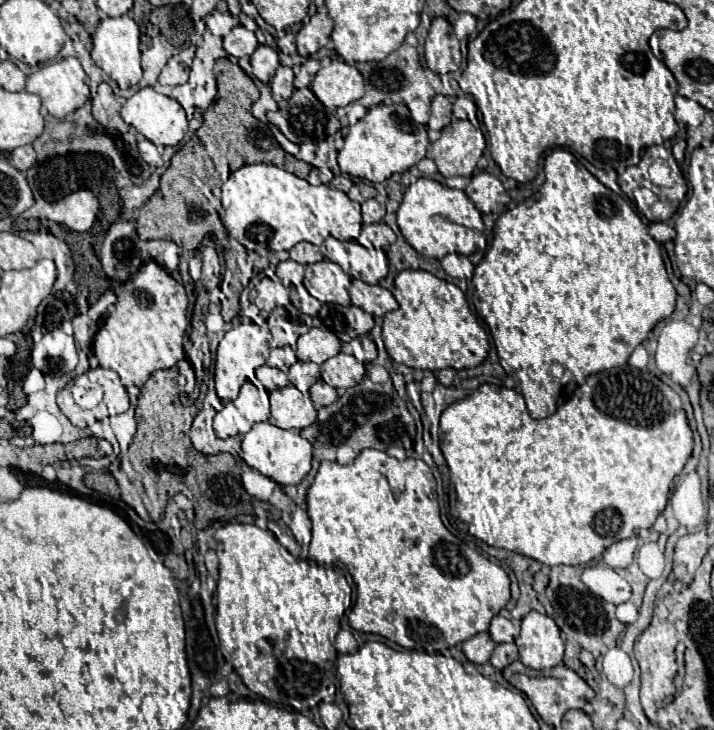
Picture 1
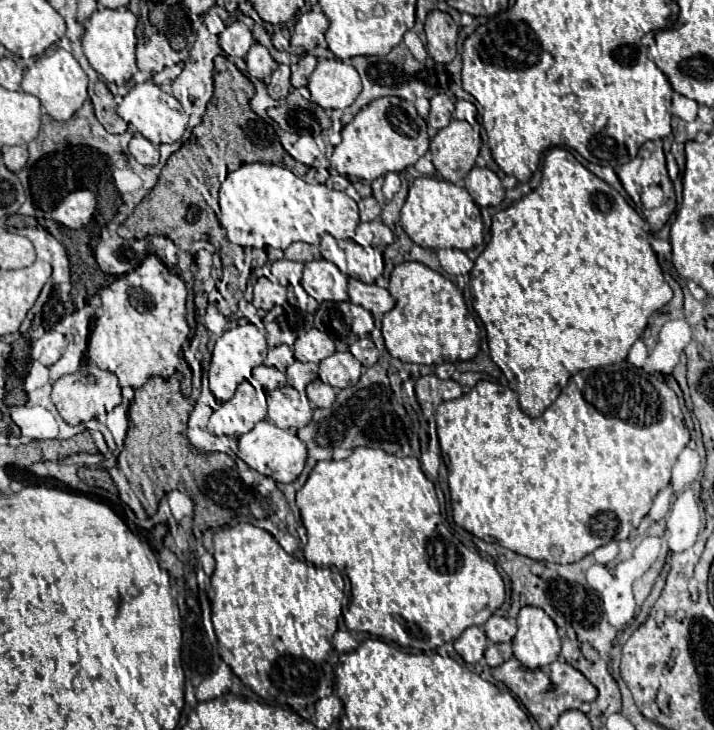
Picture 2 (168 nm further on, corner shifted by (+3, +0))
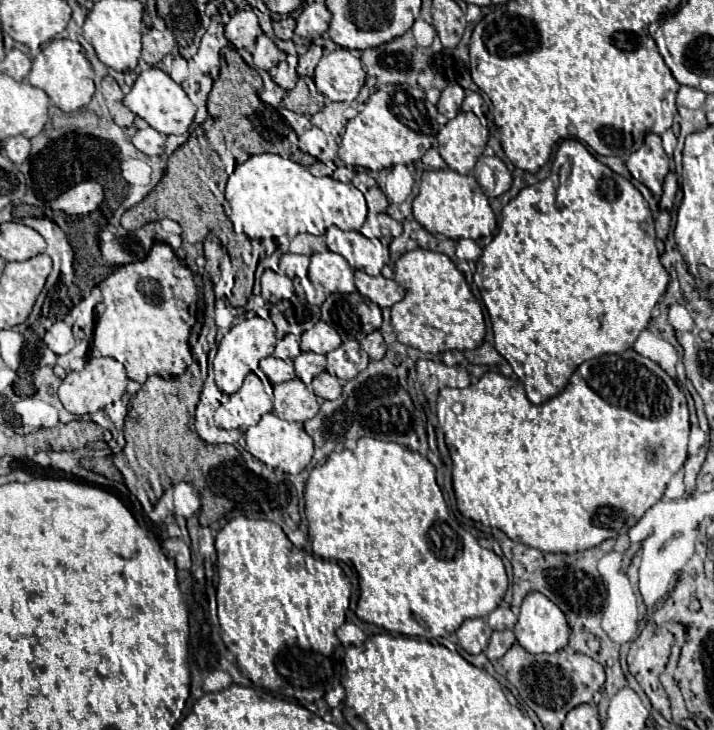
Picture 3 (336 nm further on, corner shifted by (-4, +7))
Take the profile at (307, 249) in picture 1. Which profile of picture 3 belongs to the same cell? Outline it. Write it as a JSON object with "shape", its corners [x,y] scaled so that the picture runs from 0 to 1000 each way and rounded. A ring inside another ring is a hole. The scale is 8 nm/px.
{"shape":[[[417,321],[409,332],[406,332],[406,345],[409,348],[429,348],[437,351],[443,345],[457,345],[457,329],[451,323],[437,323],[437,321]]]}

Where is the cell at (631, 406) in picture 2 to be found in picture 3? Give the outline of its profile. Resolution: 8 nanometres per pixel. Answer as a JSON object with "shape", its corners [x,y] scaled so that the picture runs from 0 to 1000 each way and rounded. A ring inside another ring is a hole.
{"shape":[[[874,479],[871,485],[849,485],[849,488],[818,496],[815,501],[807,504],[796,529],[782,542],[776,542],[768,551],[754,553],[754,556],[748,556],[737,545],[734,526],[723,515],[709,518],[697,510],[681,510],[667,526],[658,526],[655,532],[616,534],[613,578],[625,595],[625,611],[630,616],[633,633],[639,633],[639,638],[633,641],[636,675],[641,699],[647,701],[647,707],[672,716],[679,723],[703,726],[720,742],[731,742],[737,748],[745,748],[745,751],[754,751],[762,756],[784,756],[784,759],[807,759],[807,756],[840,748],[840,742],[846,742],[852,737],[877,732],[880,723],[885,723],[902,707],[902,701],[927,682],[938,655],[958,638],[966,595],[966,571],[961,542],[947,529],[947,521],[938,518],[919,496],[896,488],[888,479]]]}

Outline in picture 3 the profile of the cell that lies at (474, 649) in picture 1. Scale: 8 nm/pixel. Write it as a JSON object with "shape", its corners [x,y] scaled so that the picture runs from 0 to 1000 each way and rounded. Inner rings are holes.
{"shape":[[[667,847],[667,849],[653,849],[641,866],[641,879],[644,885],[655,893],[655,896],[672,896],[681,890],[683,879],[686,879],[686,871],[689,871],[689,863],[686,858],[681,855],[681,849],[675,847]]]}

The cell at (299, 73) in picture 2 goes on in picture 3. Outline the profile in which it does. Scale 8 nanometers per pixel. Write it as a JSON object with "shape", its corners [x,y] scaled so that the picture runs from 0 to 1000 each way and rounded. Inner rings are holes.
{"shape":[[[437,60],[431,66],[431,71],[423,74],[417,82],[417,101],[420,104],[440,104],[440,93],[448,85],[448,79],[451,79],[451,63]]]}

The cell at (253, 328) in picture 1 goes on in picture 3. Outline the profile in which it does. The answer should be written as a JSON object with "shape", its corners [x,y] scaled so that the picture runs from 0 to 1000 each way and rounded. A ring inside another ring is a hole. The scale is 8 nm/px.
{"shape":[[[354,426],[345,429],[342,441],[325,447],[319,452],[319,458],[311,463],[308,474],[305,474],[305,485],[300,490],[300,515],[303,515],[303,526],[308,529],[311,537],[317,540],[328,540],[336,534],[345,512],[359,510],[361,507],[361,496],[373,488],[381,488],[387,471],[385,447],[381,441],[364,436]]]}

